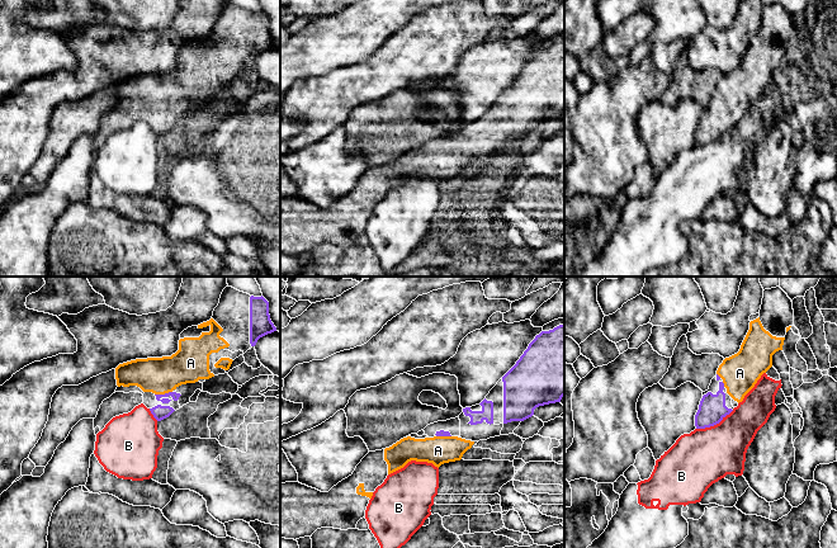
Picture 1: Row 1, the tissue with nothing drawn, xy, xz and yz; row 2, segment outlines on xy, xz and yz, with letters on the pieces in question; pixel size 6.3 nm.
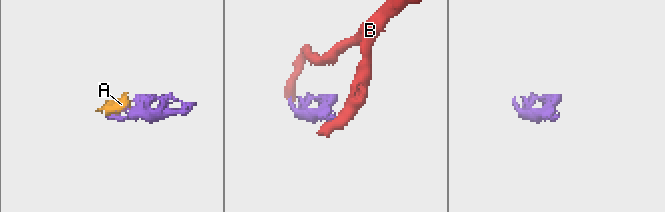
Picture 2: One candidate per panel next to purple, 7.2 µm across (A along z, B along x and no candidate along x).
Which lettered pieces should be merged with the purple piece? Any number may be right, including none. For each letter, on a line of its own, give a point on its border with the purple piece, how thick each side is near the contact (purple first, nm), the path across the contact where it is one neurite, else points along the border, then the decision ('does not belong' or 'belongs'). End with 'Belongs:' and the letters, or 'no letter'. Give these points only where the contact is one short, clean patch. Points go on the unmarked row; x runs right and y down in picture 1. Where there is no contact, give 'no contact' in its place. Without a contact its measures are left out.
A: contact xy (162, 110); calibres 50 and 240 nm; way xy (175, 112), (171, 109), (162, 110), (160, 91); belongs
B: contact yz (714, 140); calibres 170 and 360 nm; border yz (733, 126), (718, 138), (696, 145); does not belong
Belongs: A

